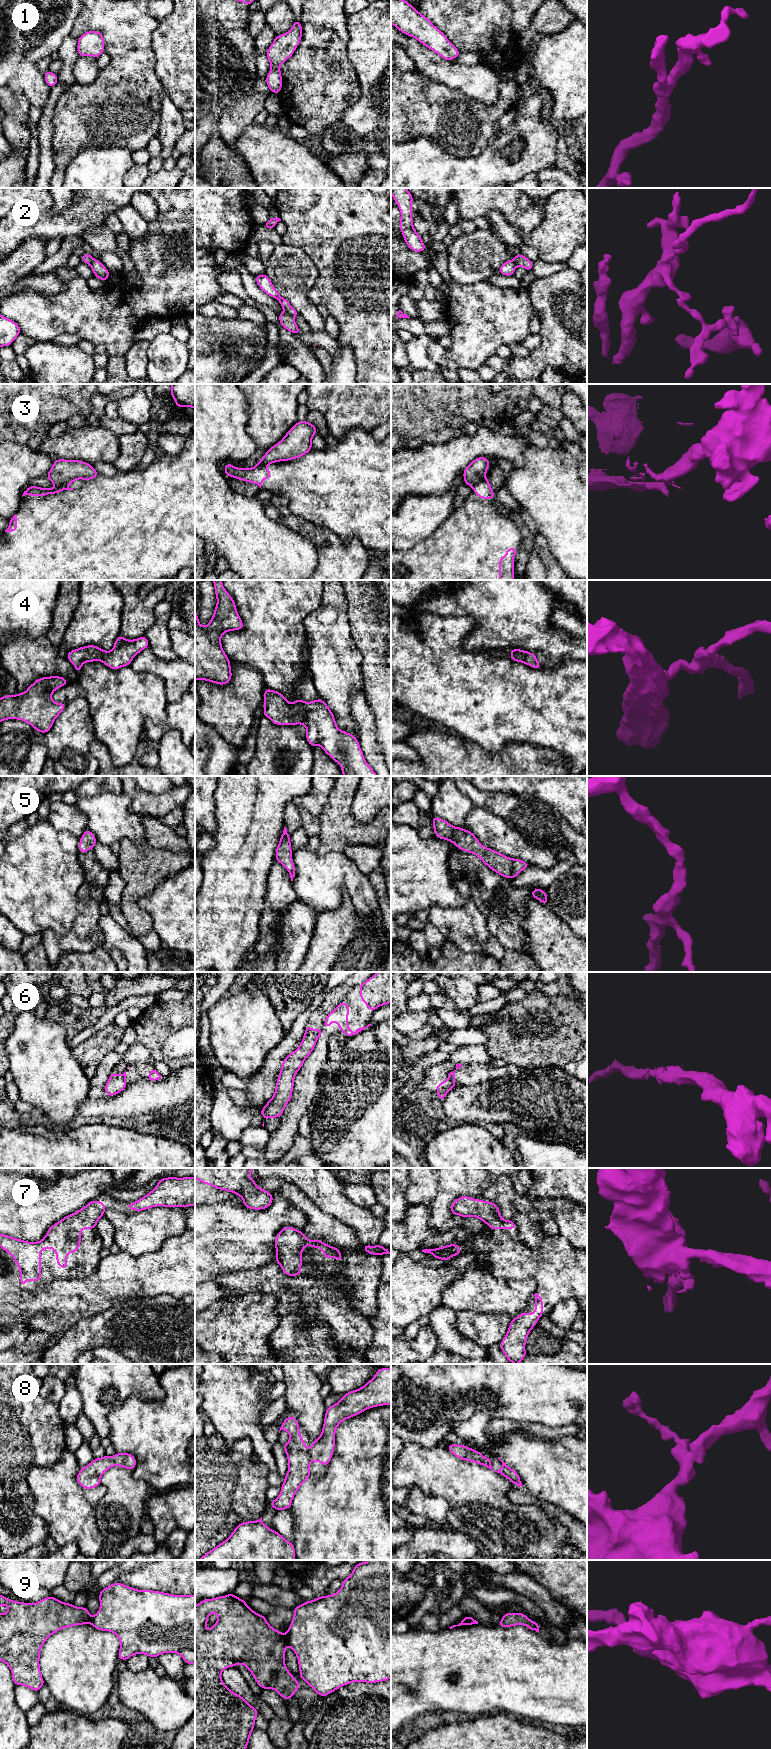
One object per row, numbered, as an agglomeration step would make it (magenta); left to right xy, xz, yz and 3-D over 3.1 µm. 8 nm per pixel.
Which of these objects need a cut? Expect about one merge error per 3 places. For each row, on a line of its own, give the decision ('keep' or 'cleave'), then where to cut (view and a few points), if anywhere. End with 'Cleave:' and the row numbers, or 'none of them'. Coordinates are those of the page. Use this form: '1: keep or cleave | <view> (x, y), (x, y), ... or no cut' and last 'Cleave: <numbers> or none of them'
1: keep | no cut
2: cleave | xz (284, 311), (293, 317)
3: cleave | xz (270, 462), (255, 467)
4: keep | no cut
5: keep | no cut
6: cleave | yz (438, 1091), (446, 1093)
7: keep | no cut
8: keep | no cut
9: cleave | xz (284, 1634), (287, 1644)
Cleave: 2, 3, 6, 9

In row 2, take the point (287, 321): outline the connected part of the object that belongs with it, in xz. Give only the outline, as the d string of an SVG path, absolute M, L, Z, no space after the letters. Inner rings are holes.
M282 312L281 314L278 314L279 317L279 321L280 324L283 328L285 328L286 330L299 335L300 334L300 330L294 320L294 317L292 317L291 315L289 315L287 312Z

